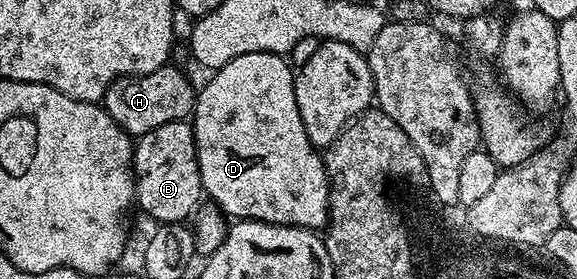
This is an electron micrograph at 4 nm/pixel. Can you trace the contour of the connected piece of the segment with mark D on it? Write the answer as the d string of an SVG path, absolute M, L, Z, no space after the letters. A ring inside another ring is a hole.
M250 52L246 56L238 56L230 60L220 70L211 75L212 78L204 87L199 87L196 104L192 108L190 121L194 140L196 141L196 159L200 169L200 189L208 194L221 212L232 220L249 222L269 222L279 226L303 226L305 230L319 231L328 225L328 174L324 170L324 159L321 151L313 146L310 136L306 136L306 128L302 124L302 116L298 112L298 100L294 96L294 70L281 55L270 52Z

